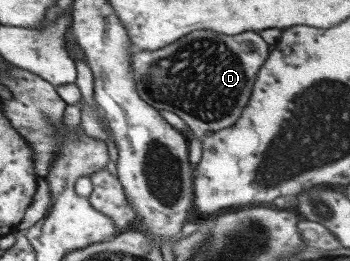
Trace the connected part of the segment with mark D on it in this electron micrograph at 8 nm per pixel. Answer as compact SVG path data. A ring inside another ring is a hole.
M196 29L182 39L176 39L174 43L160 47L158 51L139 51L132 53L128 57L130 69L132 69L132 79L134 79L134 89L149 106L157 110L164 109L180 117L193 137L188 141L188 162L194 166L199 162L202 154L202 139L206 131L218 131L229 127L236 122L241 115L244 104L248 101L252 91L252 83L255 81L254 75L259 71L260 63L268 55L268 45L252 31L244 31L240 35L222 35L216 31L206 31L206 29Z

